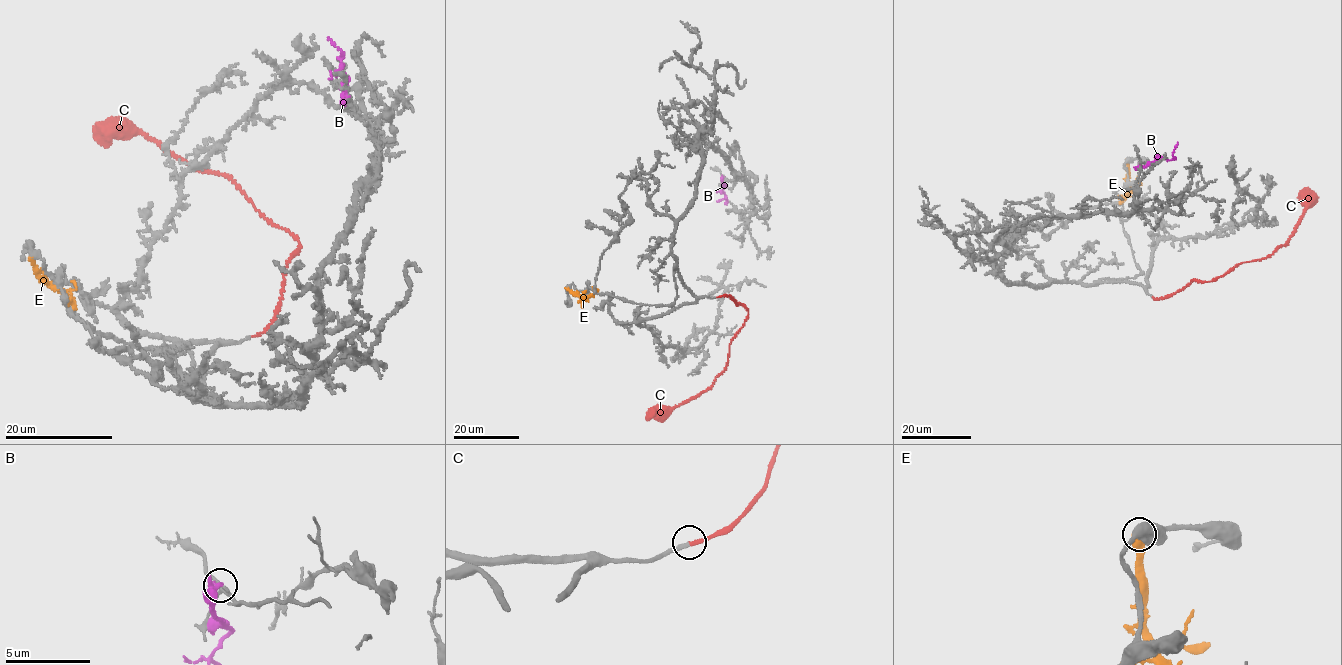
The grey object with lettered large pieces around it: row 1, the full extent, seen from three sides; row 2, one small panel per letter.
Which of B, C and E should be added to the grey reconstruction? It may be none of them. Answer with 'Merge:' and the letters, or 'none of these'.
Merge: C

